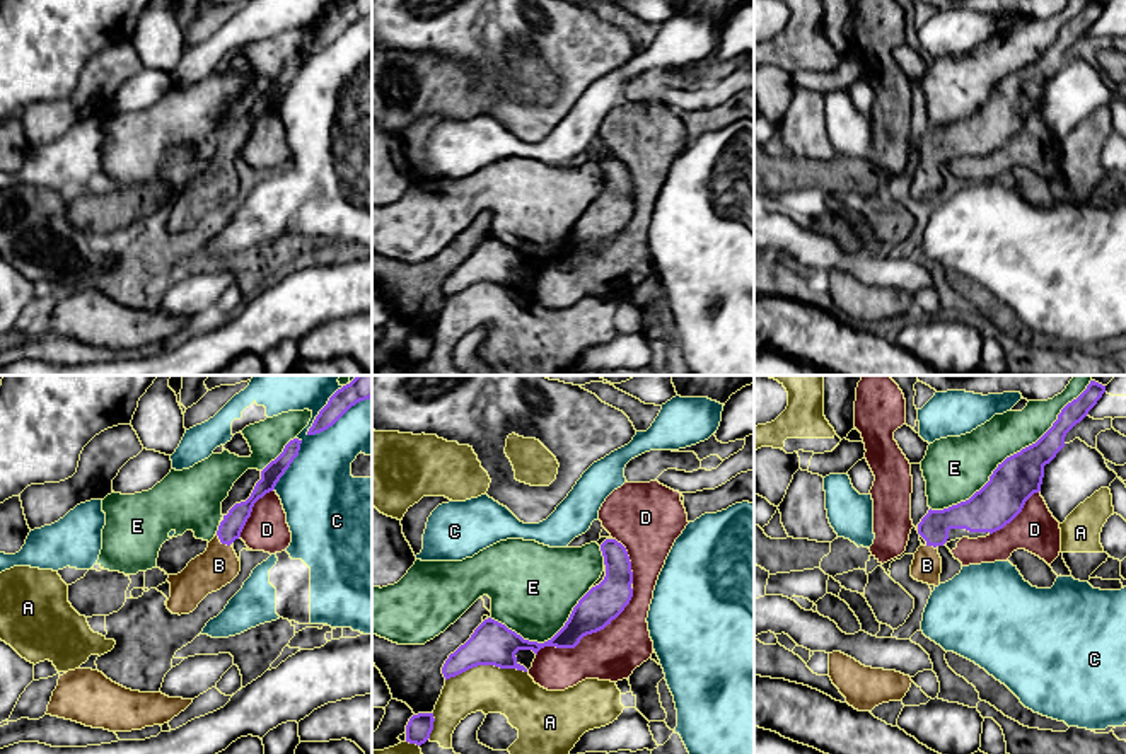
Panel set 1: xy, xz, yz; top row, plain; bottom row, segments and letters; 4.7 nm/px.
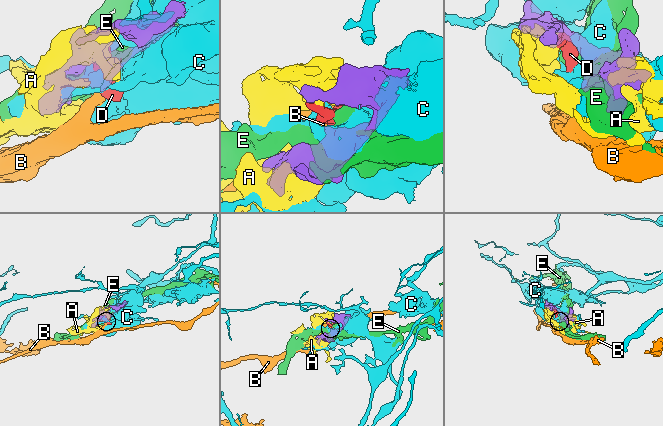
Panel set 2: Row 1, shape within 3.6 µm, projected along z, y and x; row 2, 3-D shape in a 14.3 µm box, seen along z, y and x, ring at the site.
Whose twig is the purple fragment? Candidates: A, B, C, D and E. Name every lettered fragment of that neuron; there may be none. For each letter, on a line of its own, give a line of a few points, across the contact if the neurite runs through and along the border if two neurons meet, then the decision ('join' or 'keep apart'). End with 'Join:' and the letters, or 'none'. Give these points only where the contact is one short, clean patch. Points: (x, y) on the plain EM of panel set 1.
A: keep apart
B: line xy (232, 142), (222, 161), (219, 183); join
C: keep apart
D: keep apart
E: keep apart
Join: B

